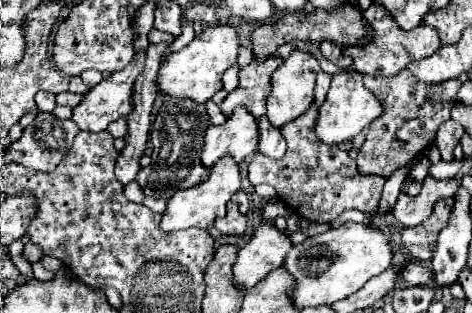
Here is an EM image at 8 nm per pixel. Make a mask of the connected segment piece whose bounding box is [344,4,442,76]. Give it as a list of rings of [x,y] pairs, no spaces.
[[[378,4],[364,10],[364,18],[372,26],[374,38],[364,46],[350,46],[344,50],[346,54],[350,54],[354,58],[354,68],[362,74],[394,76],[400,70],[408,68],[410,62],[428,58],[430,54],[434,54],[442,46],[436,28],[430,28],[428,24],[420,24],[418,28],[412,28],[410,32],[402,32],[402,28],[398,28],[398,24],[394,24],[394,18],[390,16],[390,12],[386,12],[386,8],[382,8]]]

